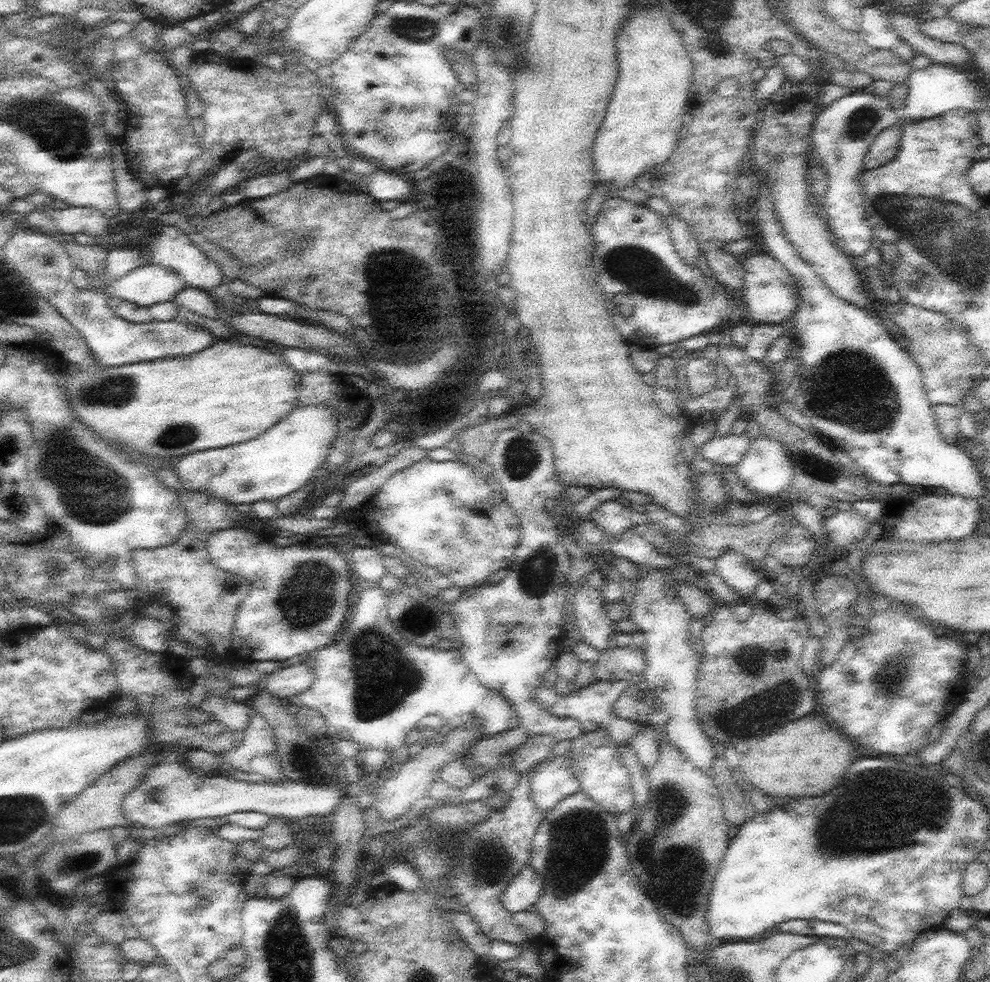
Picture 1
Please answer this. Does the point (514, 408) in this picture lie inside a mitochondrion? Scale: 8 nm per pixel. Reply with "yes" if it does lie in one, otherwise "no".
no

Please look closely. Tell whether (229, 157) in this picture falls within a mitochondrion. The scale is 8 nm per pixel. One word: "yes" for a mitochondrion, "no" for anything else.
no

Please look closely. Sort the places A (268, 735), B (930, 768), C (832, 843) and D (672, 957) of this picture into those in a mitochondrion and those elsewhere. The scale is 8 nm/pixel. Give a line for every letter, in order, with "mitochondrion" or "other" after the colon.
A: other
B: other
C: mitochondrion
D: other

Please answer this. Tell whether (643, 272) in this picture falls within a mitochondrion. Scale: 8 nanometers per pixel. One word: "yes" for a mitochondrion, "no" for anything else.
yes

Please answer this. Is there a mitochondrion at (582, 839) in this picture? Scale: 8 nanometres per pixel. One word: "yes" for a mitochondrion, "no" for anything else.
yes

